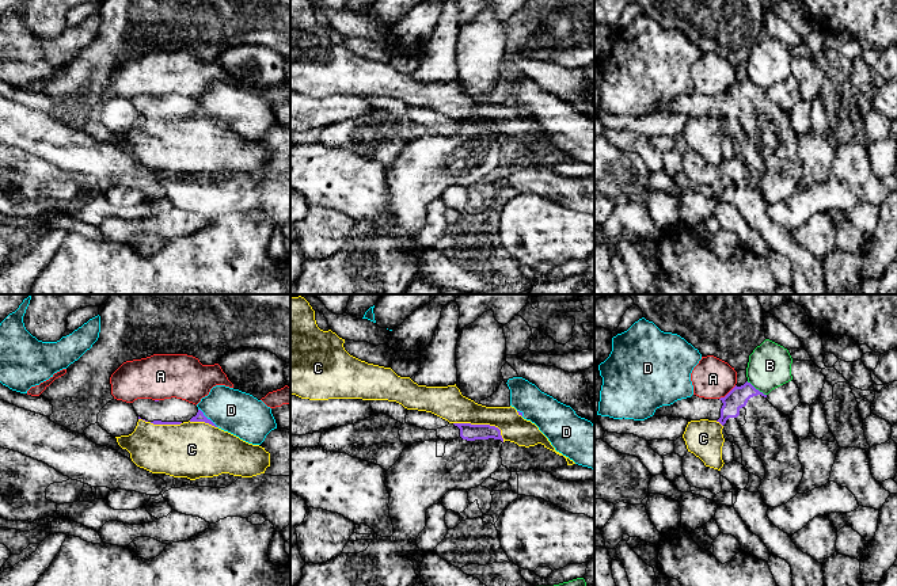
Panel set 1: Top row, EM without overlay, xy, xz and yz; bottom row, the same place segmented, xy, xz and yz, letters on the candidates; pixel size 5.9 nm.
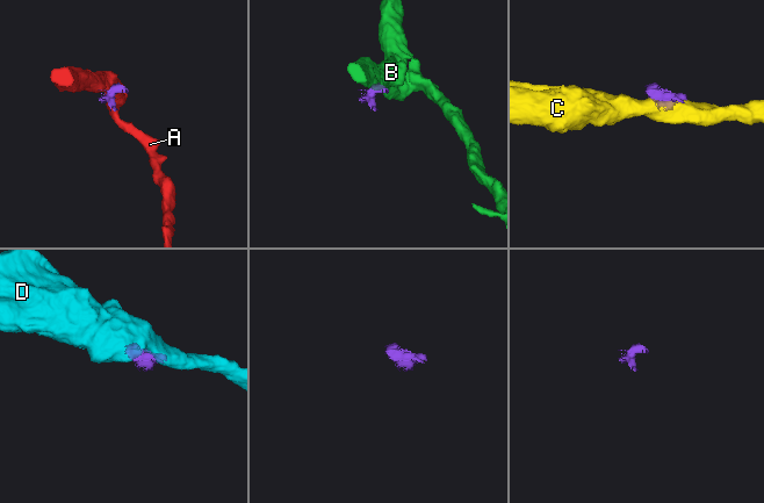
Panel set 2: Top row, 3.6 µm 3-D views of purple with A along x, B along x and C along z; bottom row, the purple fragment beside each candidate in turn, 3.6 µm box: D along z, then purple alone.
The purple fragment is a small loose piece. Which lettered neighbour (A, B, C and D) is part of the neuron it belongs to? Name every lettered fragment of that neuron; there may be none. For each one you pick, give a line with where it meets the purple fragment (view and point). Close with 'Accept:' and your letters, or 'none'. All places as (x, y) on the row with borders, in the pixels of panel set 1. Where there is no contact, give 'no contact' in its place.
Accept: none

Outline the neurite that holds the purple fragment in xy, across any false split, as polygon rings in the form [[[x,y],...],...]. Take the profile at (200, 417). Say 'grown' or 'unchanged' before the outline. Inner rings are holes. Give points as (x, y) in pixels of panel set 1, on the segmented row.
grown | [[[137,399],[132,403],[132,406],[138,419],[153,425],[180,425],[190,421],[205,422],[217,427],[195,404],[182,399]]]

